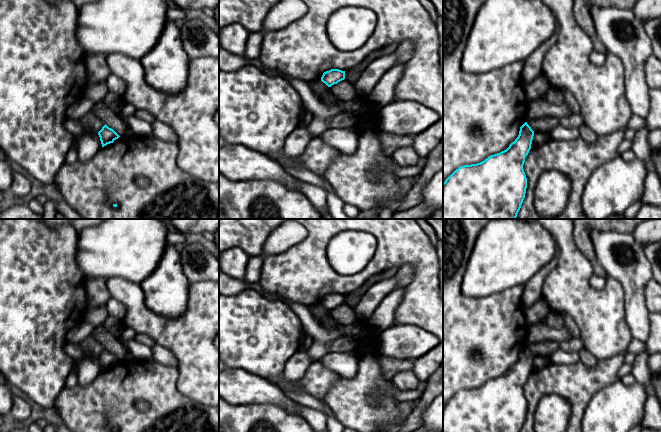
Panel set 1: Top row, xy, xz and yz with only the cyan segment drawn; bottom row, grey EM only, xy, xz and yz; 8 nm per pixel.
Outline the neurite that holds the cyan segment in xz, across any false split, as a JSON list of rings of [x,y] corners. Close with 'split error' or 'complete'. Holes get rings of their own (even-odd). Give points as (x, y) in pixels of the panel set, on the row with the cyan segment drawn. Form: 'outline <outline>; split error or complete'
outline [[[331,69],[323,73],[321,81],[325,83],[328,87],[345,79],[345,71],[339,69]]]; complete

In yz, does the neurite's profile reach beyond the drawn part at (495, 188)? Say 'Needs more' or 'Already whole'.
Already whole

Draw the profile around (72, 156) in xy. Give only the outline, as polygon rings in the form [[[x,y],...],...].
[[[70,148],[70,150],[67,153],[65,163],[66,164],[73,164],[78,160],[78,154],[77,150],[74,148]]]

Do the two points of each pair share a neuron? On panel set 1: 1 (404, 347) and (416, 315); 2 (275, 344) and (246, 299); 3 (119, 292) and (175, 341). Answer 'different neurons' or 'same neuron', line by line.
1: different neurons
2: same neuron
3: same neuron

